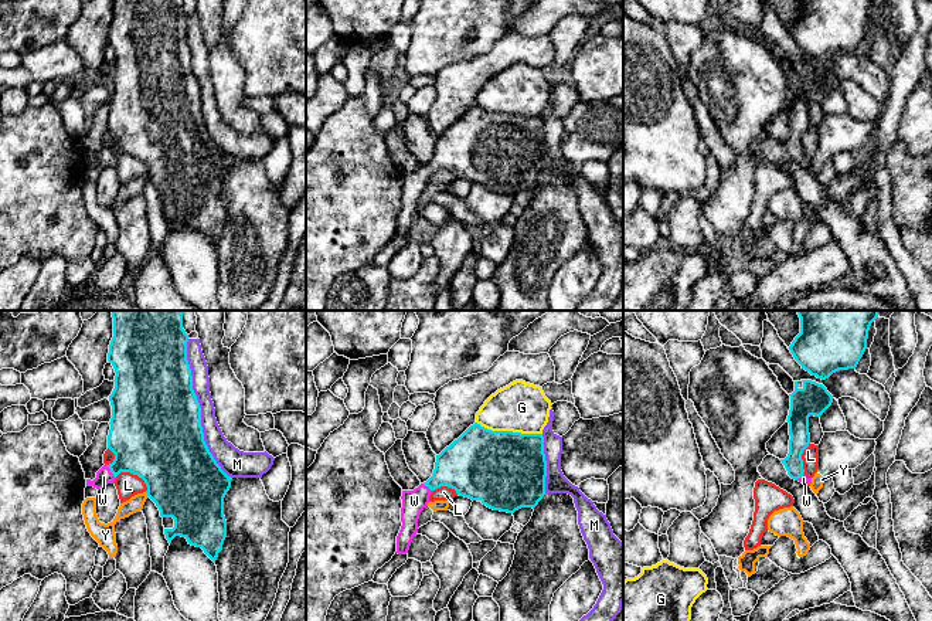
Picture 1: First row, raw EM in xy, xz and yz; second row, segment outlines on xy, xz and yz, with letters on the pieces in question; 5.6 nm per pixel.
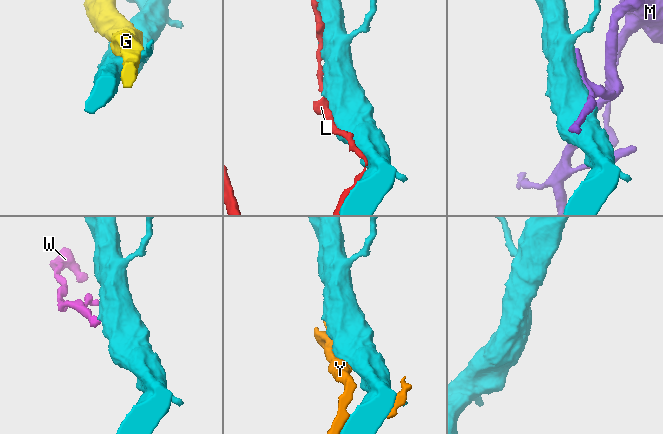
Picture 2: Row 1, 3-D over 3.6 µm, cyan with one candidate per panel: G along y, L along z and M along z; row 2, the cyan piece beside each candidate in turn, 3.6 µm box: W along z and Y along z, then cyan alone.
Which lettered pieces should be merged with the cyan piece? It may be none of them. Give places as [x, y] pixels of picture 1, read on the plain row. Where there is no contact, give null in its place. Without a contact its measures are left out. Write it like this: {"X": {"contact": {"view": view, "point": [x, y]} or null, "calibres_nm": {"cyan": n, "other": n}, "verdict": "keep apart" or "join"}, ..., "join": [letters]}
{"G": {"contact": {"view": "xz", "point": [509, 114]}, "calibres_nm": {"cyan": 440, "other": 280}, "verdict": "keep apart"}, "L": {"contact": {"view": "xy", "point": [133, 156]}, "calibres_nm": {"cyan": 500, "other": 140}, "verdict": "keep apart"}, "M": {"contact": {"view": "xy", "point": [200, 91]}, "calibres_nm": {"cyan": 500, "other": 120}, "verdict": "keep apart"}, "W": {"contact": {"view": "xy", "point": [111, 153]}, "calibres_nm": {"cyan": 380, "other": 90}, "verdict": "join"}, "Y": {"contact": {"view": "xy", "point": [146, 175]}, "calibres_nm": {"cyan": 420, "other": 90}, "verdict": "keep apart"}, "join": ["W"]}

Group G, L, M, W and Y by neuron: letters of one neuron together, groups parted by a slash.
G / L / M / W / Y

